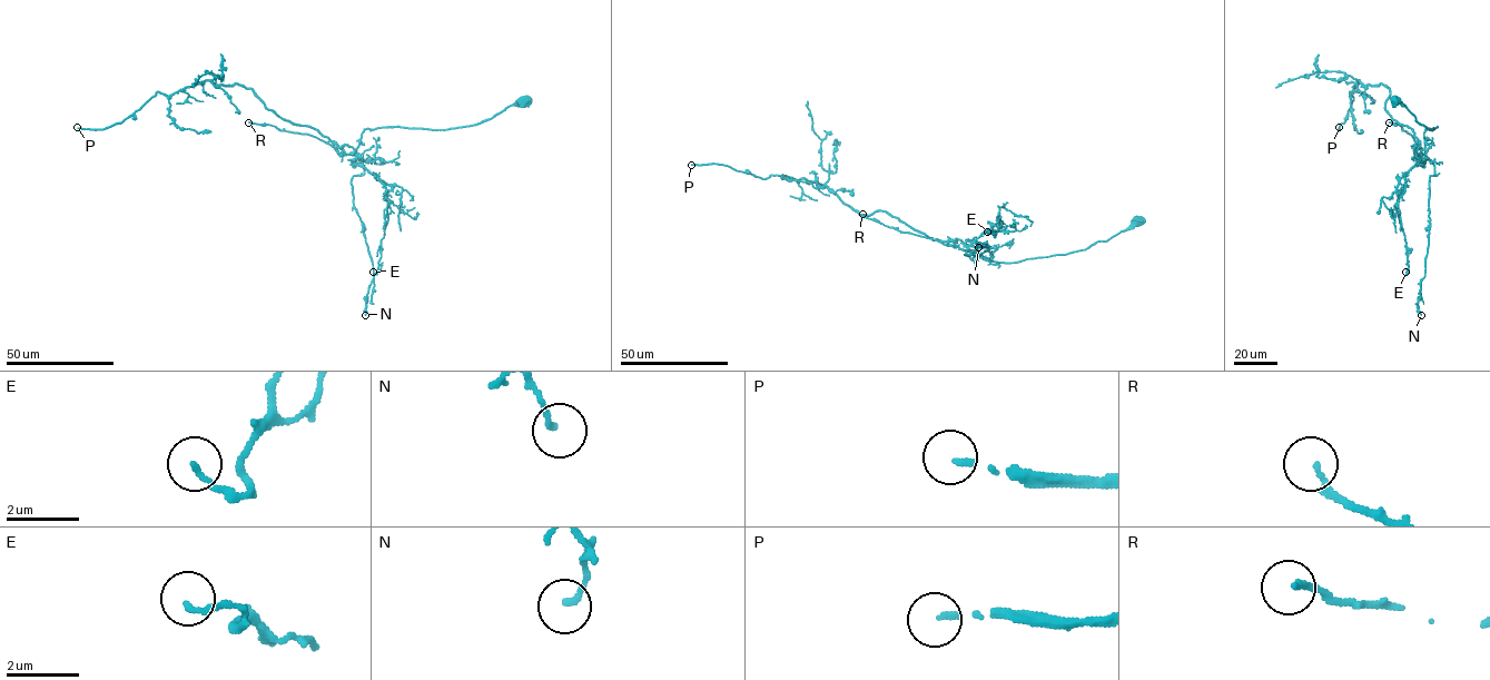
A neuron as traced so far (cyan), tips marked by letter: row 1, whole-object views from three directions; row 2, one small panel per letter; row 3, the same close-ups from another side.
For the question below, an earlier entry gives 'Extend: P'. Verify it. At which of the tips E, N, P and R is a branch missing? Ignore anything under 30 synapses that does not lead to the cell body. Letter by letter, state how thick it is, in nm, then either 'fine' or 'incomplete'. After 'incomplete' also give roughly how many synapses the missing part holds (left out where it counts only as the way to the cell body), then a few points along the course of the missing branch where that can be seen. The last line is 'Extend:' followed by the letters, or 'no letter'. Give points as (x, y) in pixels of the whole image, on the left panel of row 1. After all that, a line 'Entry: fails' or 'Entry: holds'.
E: 140 nm thick; fine
N: 140 nm thick; fine
P: 120 nm thick; incomplete; about 160 synapses
R: 170 nm thick; fine
Extend: P
Entry: holds

